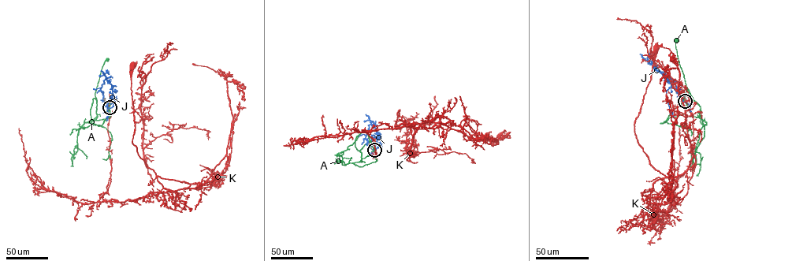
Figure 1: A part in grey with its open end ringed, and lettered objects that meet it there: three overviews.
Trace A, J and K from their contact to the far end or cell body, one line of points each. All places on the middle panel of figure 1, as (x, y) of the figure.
A: (373, 150), (366, 130), (356, 136), (355, 147), (361, 153), (359, 150), (366, 143), (371, 143)
J: (374, 150), (378, 143), (377, 131), (370, 124), (365, 137), (369, 148)
K: (373, 150), (373, 158), (369, 132), (435, 123), (423, 122), (412, 135), (399, 109), (397, 127)

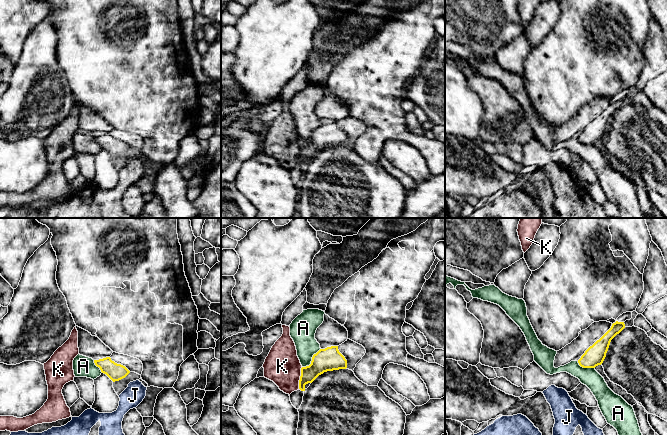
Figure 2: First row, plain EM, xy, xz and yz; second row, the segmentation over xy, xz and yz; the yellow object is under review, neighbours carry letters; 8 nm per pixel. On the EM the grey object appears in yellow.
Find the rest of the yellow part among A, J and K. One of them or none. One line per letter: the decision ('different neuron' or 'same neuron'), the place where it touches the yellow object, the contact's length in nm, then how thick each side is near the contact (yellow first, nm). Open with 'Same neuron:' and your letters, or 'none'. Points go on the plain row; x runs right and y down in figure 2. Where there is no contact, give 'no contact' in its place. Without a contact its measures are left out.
Same neuron: none
A: different neuron; contact xz (312, 136); length 220 nm; calibres 190 and 200 nm
J: different neuron; no contact
K: different neuron; contact xz (300, 154); length 190 nm; calibres 180 and 280 nm

